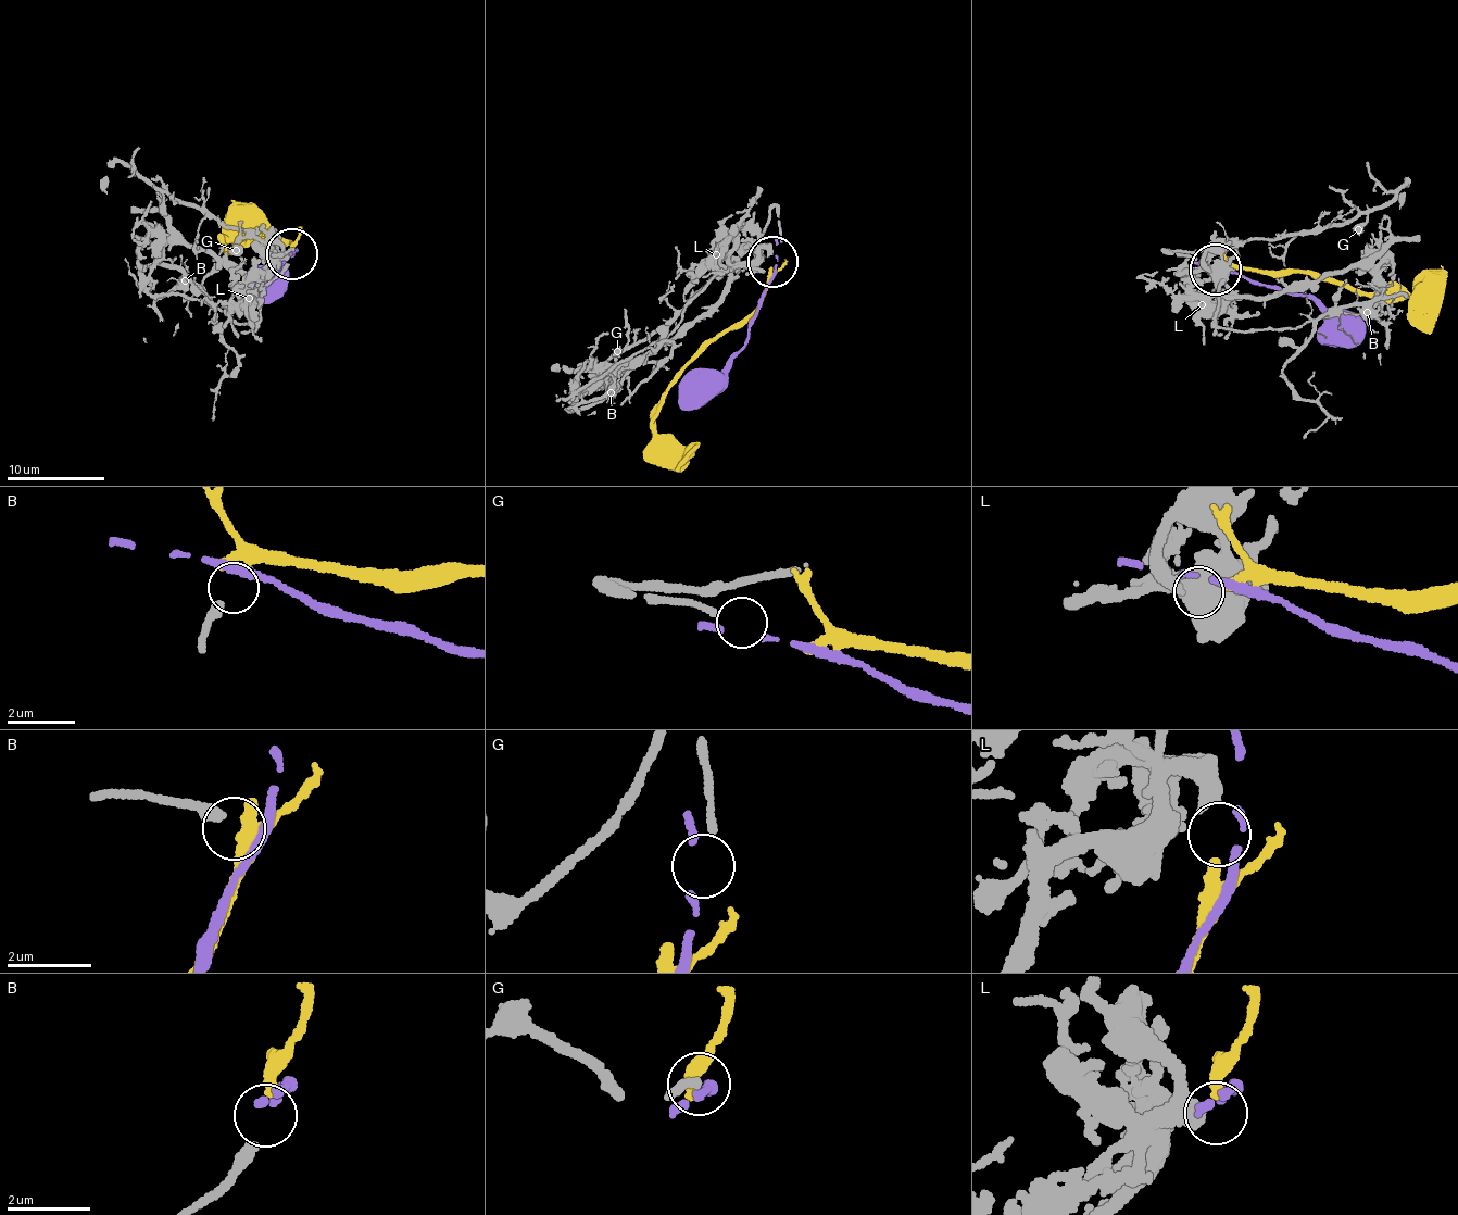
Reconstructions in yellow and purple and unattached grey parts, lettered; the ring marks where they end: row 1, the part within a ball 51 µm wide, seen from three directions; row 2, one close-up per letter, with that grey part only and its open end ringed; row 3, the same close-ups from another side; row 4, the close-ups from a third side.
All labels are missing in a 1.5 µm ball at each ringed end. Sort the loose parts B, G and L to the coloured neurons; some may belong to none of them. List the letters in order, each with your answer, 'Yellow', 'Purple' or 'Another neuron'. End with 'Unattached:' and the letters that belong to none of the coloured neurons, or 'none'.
B: Another neuron
G: Another neuron
L: Yellow
Unattached: B, G

